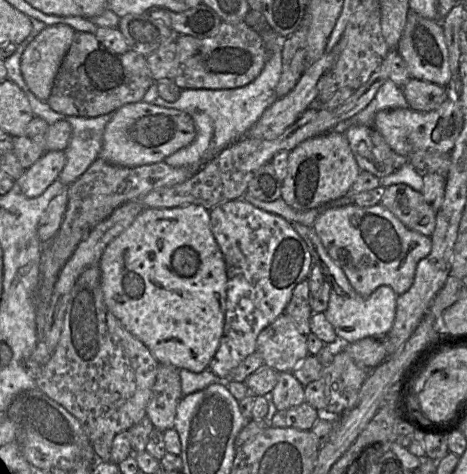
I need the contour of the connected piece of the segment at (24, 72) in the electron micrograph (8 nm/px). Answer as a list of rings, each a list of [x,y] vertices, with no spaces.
[[[65,24],[46,26],[25,48],[20,72],[29,90],[47,101],[75,30]]]

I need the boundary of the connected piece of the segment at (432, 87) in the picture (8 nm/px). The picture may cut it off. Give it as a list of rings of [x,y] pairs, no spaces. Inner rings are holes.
[[[410,78],[402,91],[409,108],[417,112],[435,110],[451,97],[446,87],[415,78]]]

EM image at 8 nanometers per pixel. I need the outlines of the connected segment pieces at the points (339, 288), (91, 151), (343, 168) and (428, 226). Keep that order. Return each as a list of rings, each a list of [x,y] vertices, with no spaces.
[[[291,222],[291,224],[307,244],[314,264],[320,266],[324,278],[331,284],[328,307],[324,311],[324,314],[333,326],[340,342],[350,344],[366,337],[387,334],[393,326],[396,313],[398,295],[394,290],[387,285],[382,285],[368,297],[359,295],[351,286],[343,270],[329,256],[313,227],[298,222]]]
[[[113,113],[94,118],[65,116],[70,123],[72,134],[65,149],[66,163],[59,179],[66,186],[75,182],[99,157],[105,127]]]
[[[327,132],[308,139],[289,151],[281,198],[296,211],[316,208],[347,195],[360,172],[345,133]]]
[[[406,184],[385,188],[380,203],[407,228],[430,237],[436,226],[436,212],[421,192]]]

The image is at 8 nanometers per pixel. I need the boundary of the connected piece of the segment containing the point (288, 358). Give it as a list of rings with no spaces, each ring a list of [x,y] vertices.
[[[285,313],[265,327],[256,339],[256,352],[266,366],[277,372],[292,372],[309,354],[307,338],[302,334],[291,317]]]

